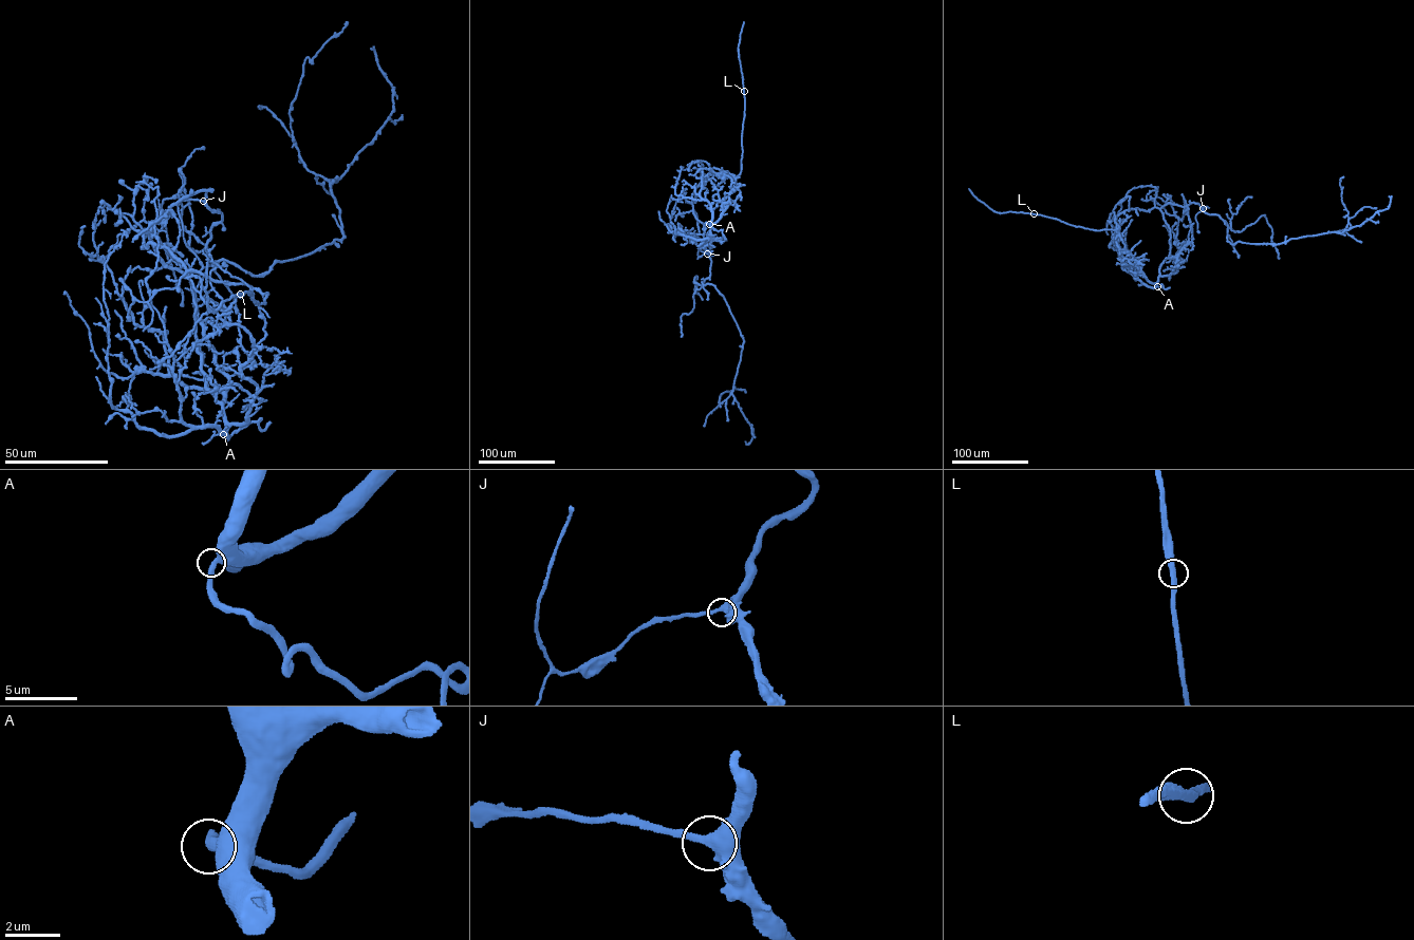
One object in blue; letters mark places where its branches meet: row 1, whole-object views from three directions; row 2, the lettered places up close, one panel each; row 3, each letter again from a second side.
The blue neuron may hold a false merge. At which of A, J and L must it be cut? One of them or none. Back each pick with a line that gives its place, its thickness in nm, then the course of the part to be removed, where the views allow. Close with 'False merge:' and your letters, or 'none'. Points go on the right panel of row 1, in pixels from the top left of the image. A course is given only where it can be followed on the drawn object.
False merge: none

